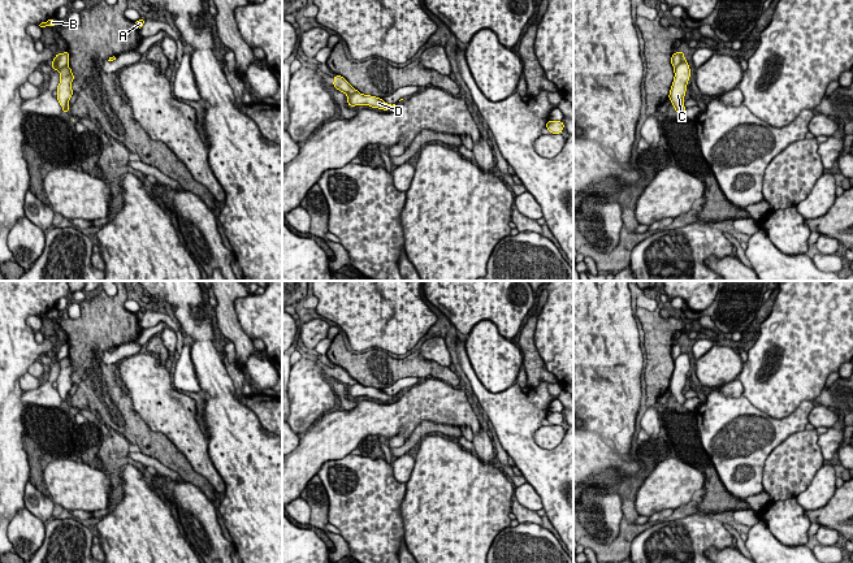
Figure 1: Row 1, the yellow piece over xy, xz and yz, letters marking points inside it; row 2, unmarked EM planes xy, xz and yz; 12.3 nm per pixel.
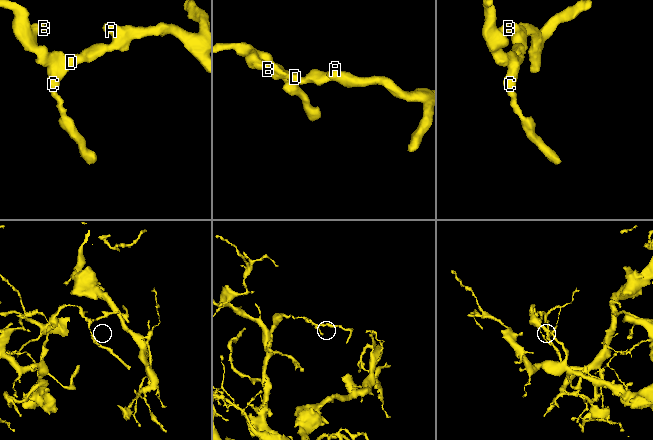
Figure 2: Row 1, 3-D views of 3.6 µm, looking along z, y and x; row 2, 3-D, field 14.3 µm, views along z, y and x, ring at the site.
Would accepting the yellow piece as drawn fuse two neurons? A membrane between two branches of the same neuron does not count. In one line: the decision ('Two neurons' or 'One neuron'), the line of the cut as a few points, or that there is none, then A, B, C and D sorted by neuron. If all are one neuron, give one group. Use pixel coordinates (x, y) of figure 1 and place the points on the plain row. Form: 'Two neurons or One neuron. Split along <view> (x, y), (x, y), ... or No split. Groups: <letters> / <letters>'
Two neurons. Split along xz (358, 382), (347, 388). Groups: A C D / B

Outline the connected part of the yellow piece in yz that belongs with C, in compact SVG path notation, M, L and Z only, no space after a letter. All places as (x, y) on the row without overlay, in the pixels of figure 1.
M685 350L674 360L674 364L675 368L668 390L671 391L676 403L684 404L685 398L683 393L687 382L687 376L690 368L690 360Z

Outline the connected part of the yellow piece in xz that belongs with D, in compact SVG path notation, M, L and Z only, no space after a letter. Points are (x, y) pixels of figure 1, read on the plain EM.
M359 382L352 386L348 386L347 394L350 398L369 397L372 399L378 399L384 402L391 400L395 397L395 395L391 397L391 395L385 394L381 389L364 386L364 385L360 385Z

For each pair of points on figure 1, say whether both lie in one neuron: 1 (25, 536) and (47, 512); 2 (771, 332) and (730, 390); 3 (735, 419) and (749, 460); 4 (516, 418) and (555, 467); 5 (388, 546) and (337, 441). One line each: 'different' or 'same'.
1: different
2: different
3: same
4: same
5: different

